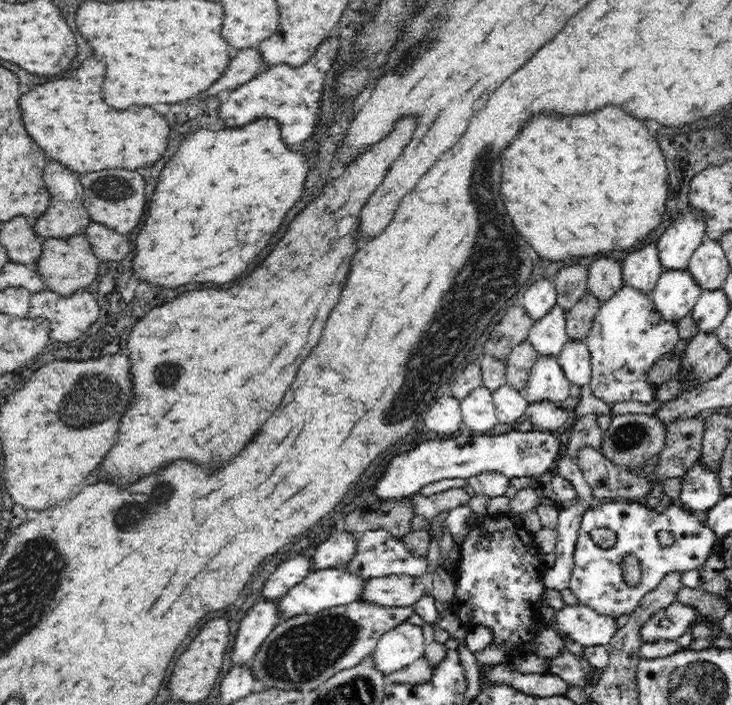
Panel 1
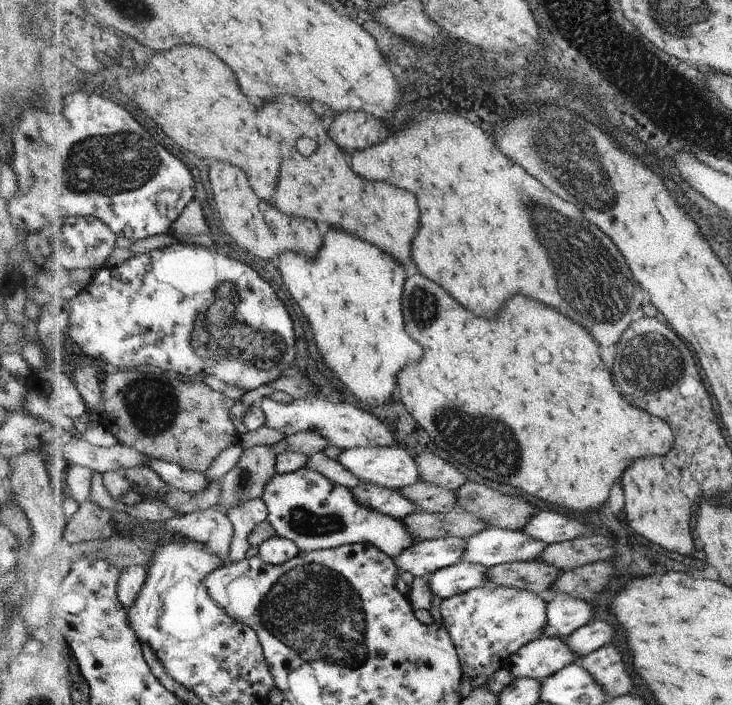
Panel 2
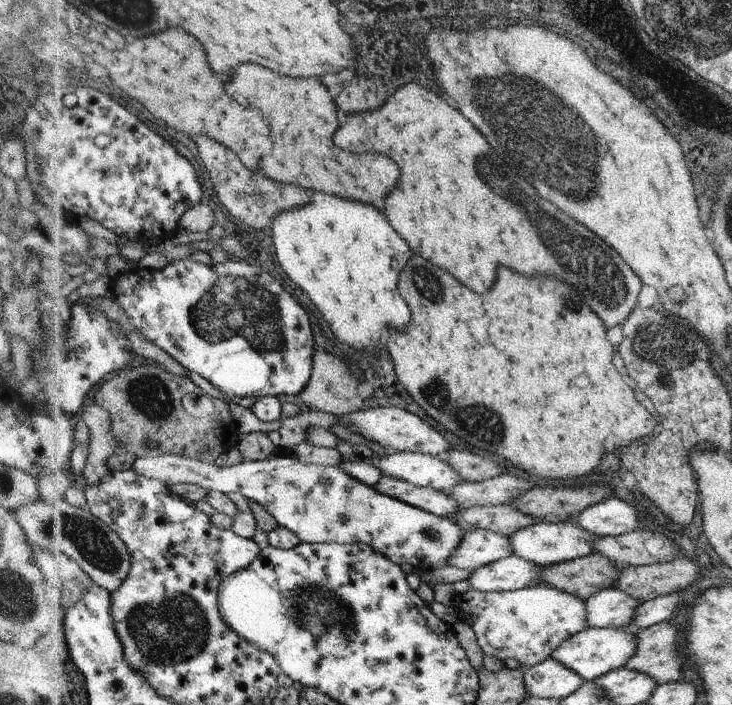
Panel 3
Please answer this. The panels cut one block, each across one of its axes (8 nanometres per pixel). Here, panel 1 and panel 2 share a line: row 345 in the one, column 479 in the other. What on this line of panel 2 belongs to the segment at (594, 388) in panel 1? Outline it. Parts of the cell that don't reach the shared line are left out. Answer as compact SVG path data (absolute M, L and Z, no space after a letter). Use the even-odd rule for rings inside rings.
M488 582L483 587L451 596L441 602L442 622L451 632L464 668L464 676L491 677L496 670L509 666L510 659L522 647L542 637L546 626L546 603L537 593L514 587L497 586Z

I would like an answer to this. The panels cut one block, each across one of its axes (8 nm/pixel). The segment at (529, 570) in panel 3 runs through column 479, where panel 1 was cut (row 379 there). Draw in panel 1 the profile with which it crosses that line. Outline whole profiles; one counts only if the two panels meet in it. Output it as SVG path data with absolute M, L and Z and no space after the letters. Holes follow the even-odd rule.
M568 341L558 355L558 361L566 379L582 386L591 381L591 356L584 341Z

